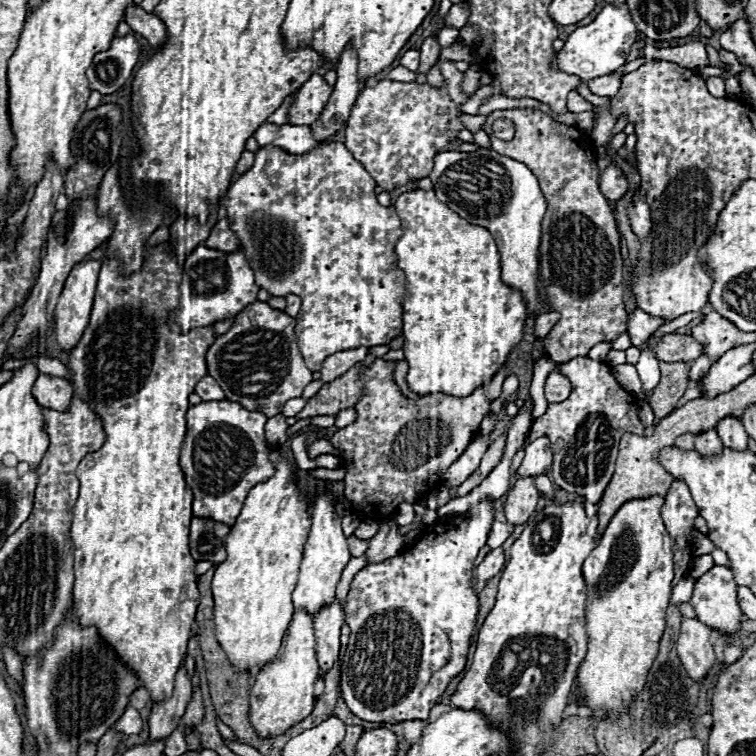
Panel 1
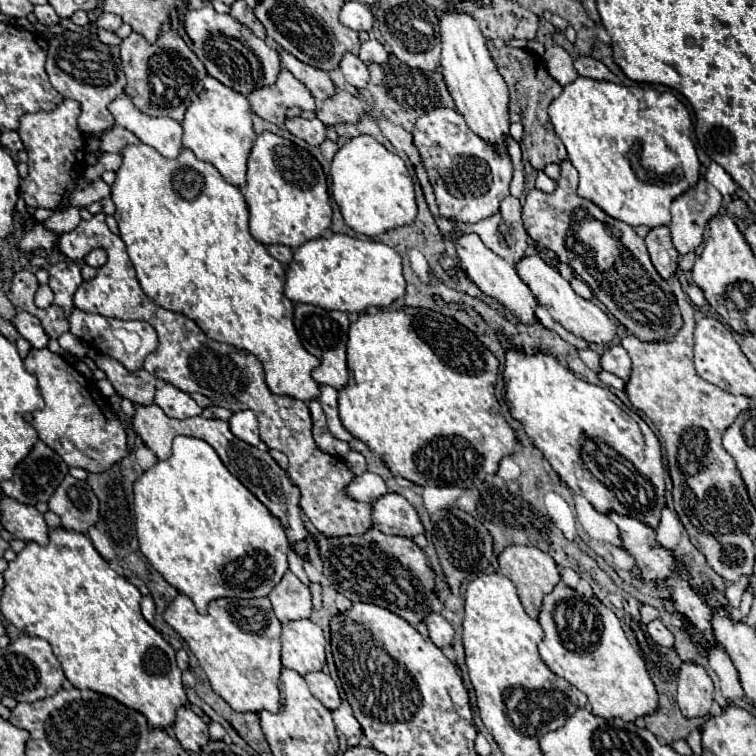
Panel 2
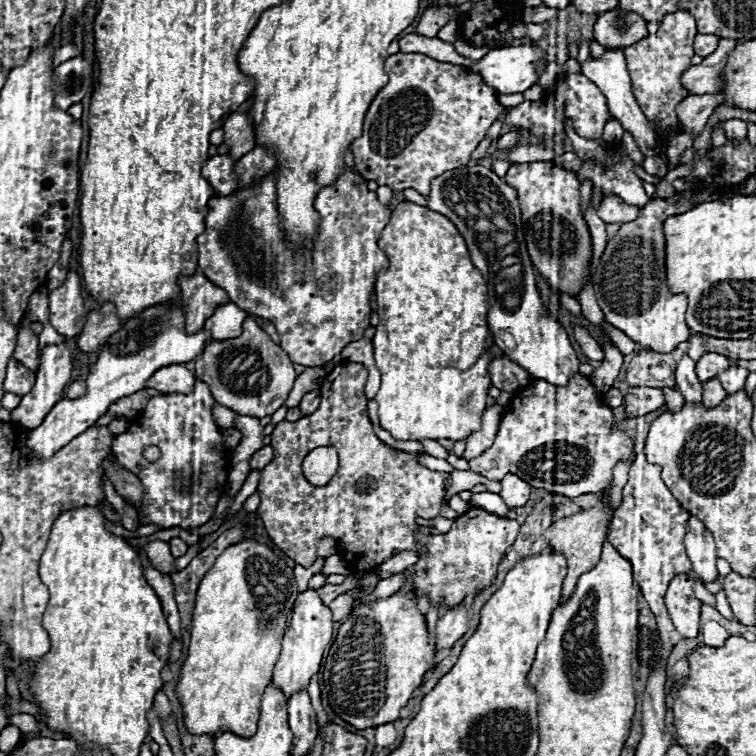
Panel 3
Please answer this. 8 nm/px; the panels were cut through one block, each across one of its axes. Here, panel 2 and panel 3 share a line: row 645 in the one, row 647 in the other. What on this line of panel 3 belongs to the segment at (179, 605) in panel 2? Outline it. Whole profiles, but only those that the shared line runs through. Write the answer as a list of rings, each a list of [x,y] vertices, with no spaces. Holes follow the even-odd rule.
[[[246,540],[226,548],[226,552],[218,556],[216,564],[202,578],[192,614],[188,656],[176,684],[176,696],[182,704],[184,728],[188,734],[202,736],[234,732],[236,736],[250,738],[256,732],[260,700],[272,680],[272,668],[280,654],[280,640],[286,630],[290,608],[300,594],[292,568],[286,560],[288,558],[282,552],[274,552],[268,544]]]

